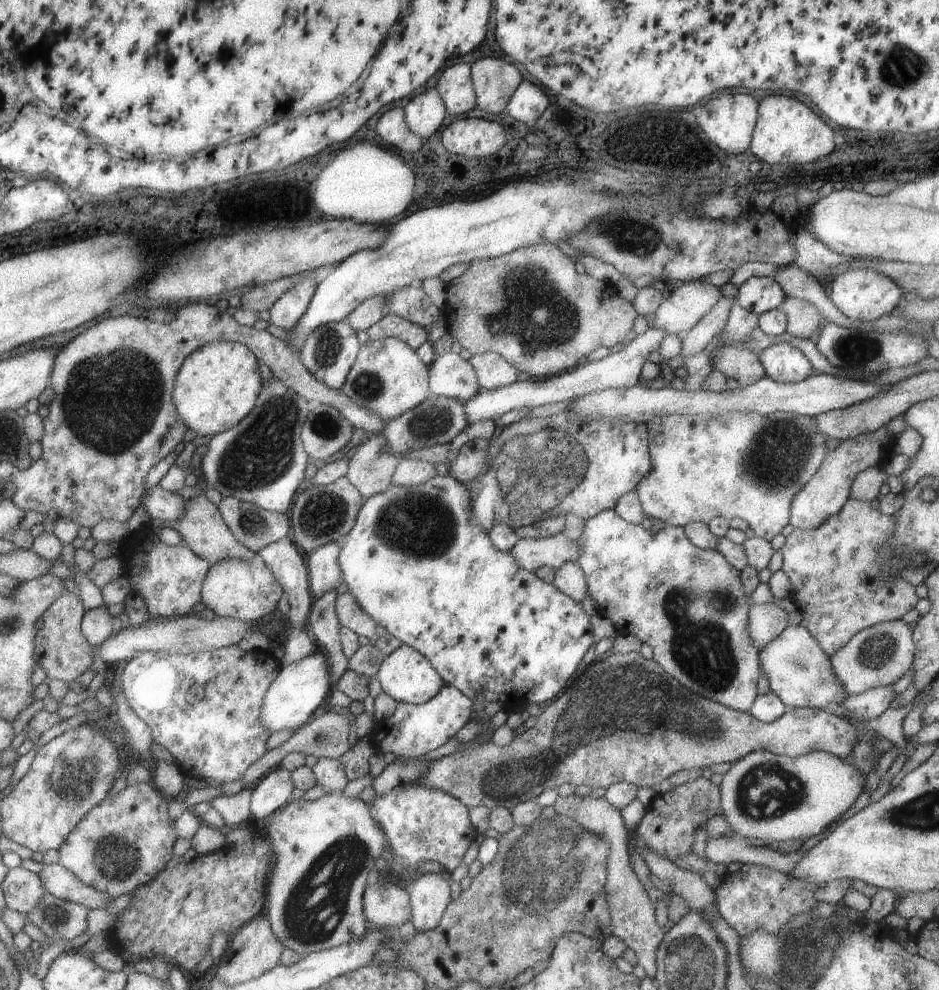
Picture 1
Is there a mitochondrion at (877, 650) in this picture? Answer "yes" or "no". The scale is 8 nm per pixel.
yes

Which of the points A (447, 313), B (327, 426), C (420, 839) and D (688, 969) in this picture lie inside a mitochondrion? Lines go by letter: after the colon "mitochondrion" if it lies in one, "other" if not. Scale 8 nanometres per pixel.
A: other
B: mitochondrion
C: mitochondrion
D: mitochondrion

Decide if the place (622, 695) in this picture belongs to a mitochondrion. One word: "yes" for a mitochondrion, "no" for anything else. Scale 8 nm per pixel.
yes

